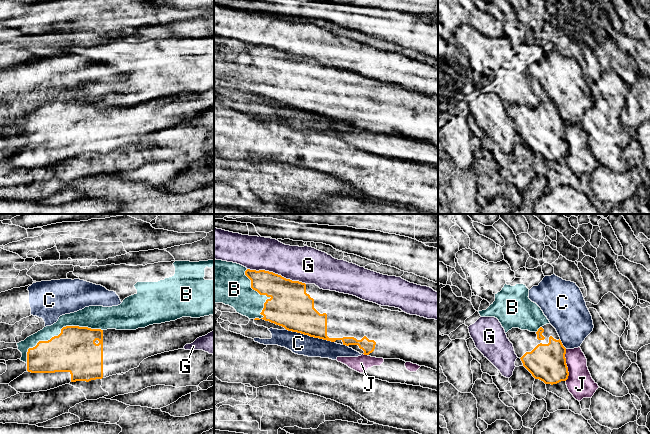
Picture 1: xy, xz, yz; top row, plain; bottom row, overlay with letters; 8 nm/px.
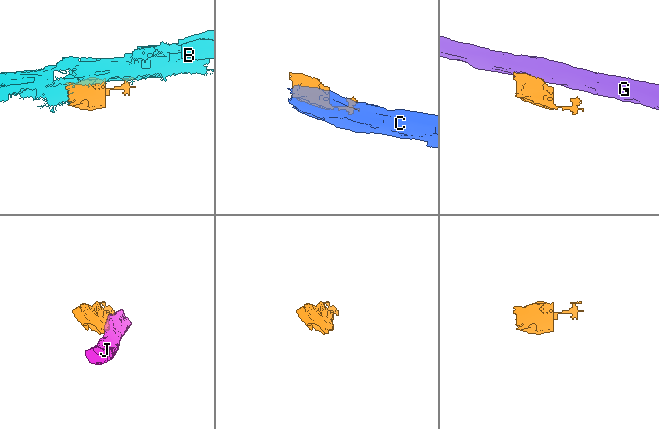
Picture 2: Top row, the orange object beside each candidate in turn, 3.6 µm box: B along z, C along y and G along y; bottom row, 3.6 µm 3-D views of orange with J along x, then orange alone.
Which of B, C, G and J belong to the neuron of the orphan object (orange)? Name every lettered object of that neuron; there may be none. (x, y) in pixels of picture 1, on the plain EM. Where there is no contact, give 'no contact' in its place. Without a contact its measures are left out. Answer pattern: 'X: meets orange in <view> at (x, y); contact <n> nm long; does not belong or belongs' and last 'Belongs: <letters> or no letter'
B: meets orange in xy at (60, 109); contact 650 nm long; does not belong
C: meets orange in xz at (310, 112); contact 420 nm long; does not belong
G: meets orange in xz at (276, 50); contact 480 nm long; does not belong
J: meets orange in yz at (566, 141); contact 260 nm long; does not belong
Belongs: no letter

